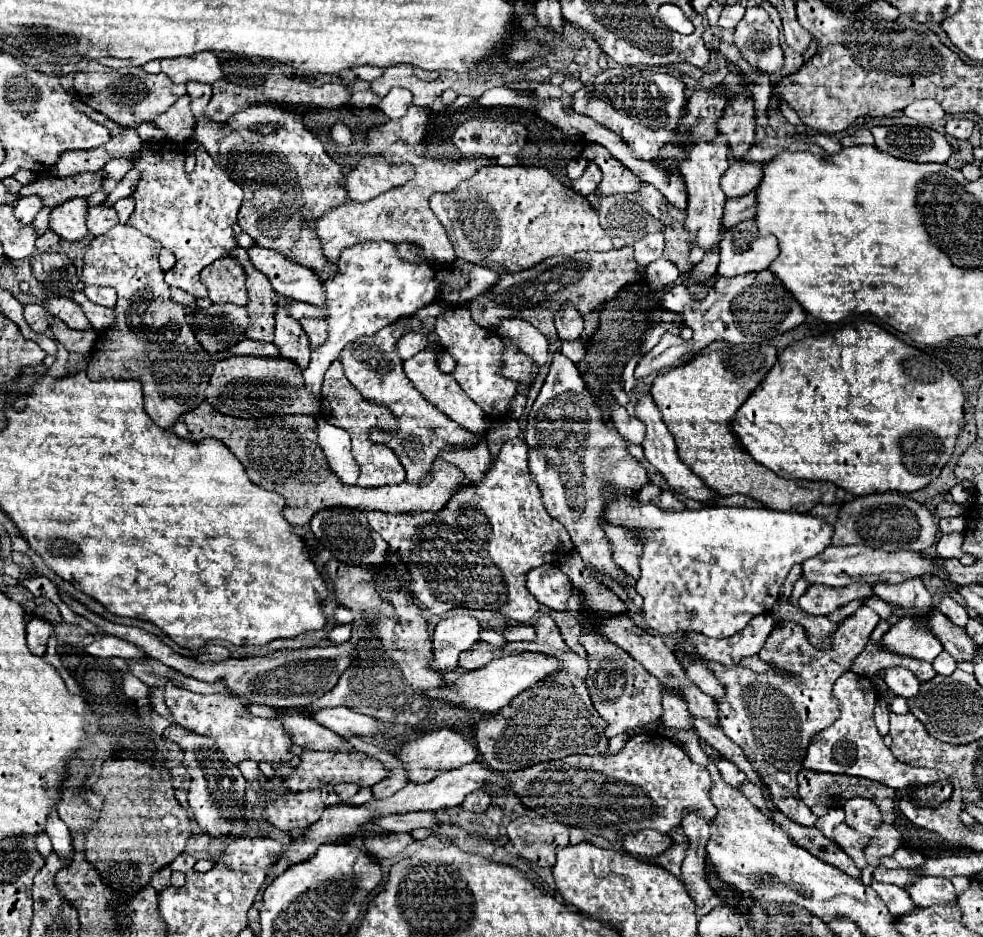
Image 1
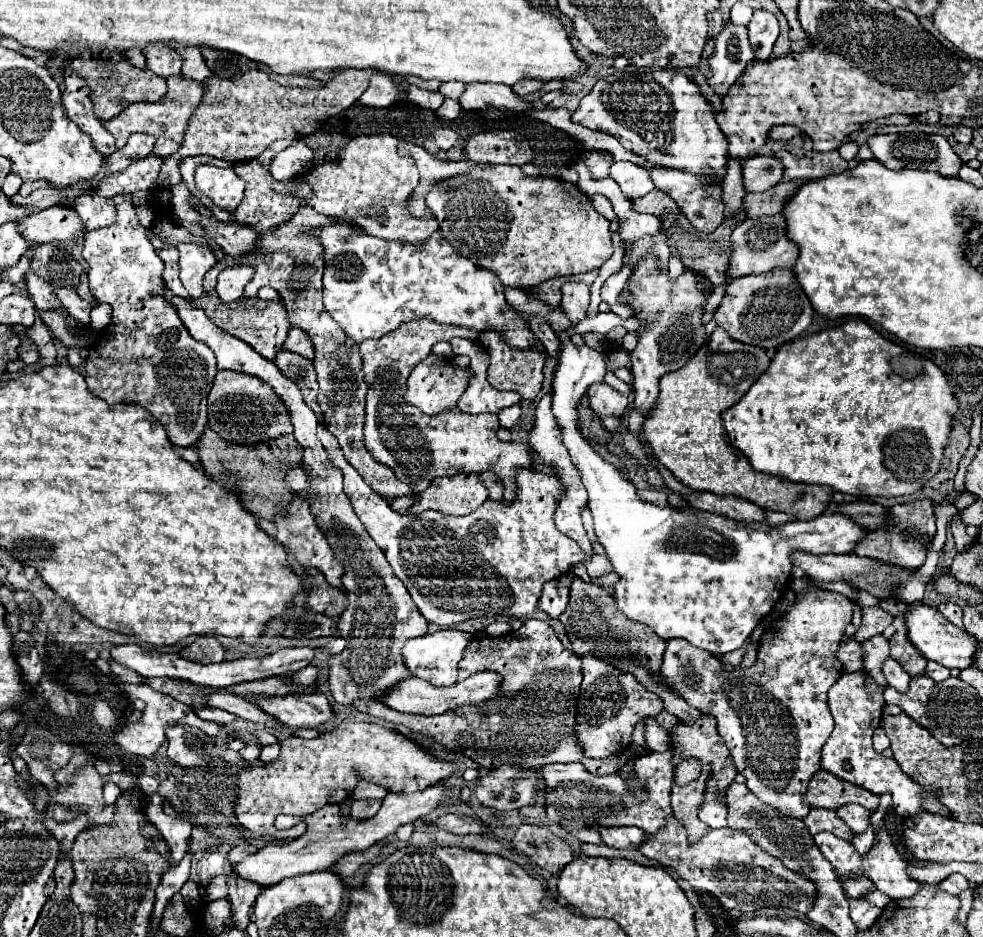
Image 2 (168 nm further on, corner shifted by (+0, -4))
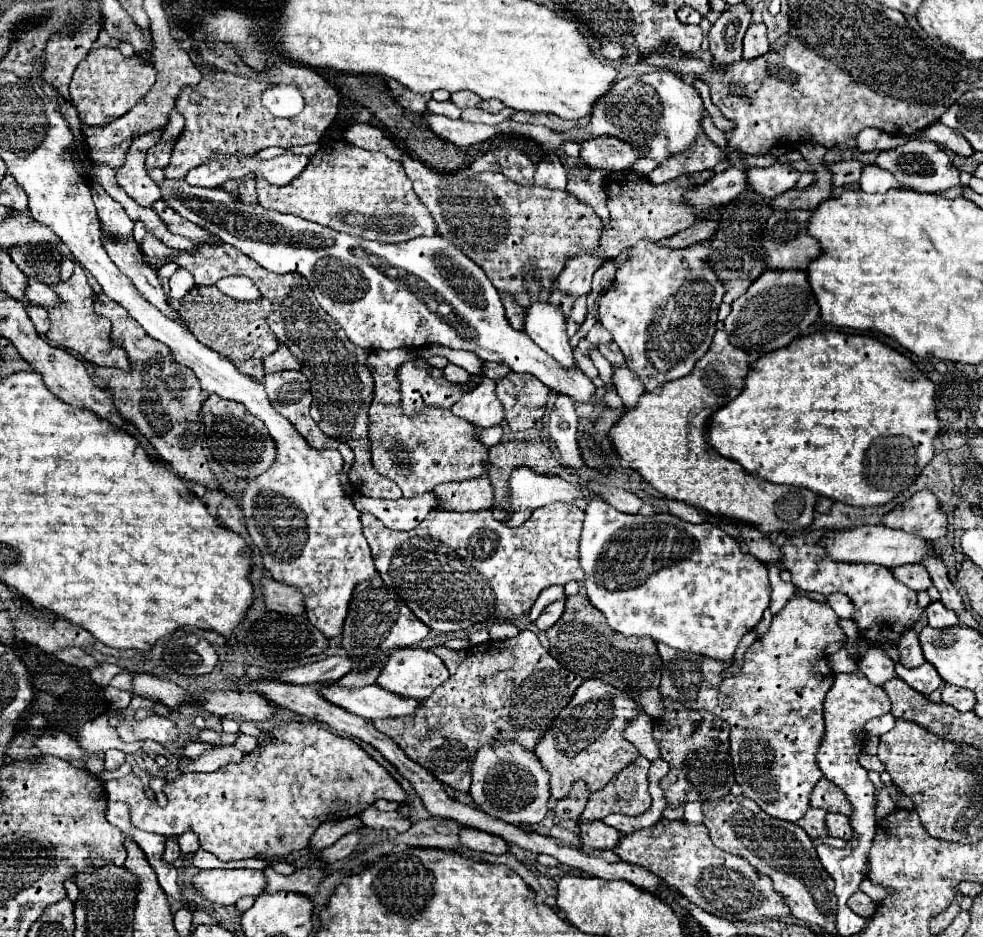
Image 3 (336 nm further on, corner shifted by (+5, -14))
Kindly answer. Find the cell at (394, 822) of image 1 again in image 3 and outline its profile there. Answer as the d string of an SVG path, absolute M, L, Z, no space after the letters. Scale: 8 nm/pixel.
M461 827L459 841L461 841L461 845L465 845L473 851L485 851L485 853L493 853L493 855L501 855L507 851L507 843L501 837L479 831L479 829Z

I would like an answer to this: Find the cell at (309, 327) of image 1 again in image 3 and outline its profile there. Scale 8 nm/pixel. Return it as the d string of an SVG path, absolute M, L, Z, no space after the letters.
M279 345L279 349L275 351L275 355L269 355L265 359L265 371L273 373L273 371L287 371L287 369L301 369L299 361L291 355L289 347Z

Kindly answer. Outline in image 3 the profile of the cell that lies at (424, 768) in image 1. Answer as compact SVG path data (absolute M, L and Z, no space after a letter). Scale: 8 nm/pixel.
M283 721L279 727L269 731L277 741L259 741L259 747L245 755L241 763L231 763L215 773L185 773L173 783L163 787L167 795L167 807L159 809L155 801L149 801L141 789L141 781L135 775L127 775L119 781L105 785L107 797L129 803L131 823L143 831L159 833L165 837L177 837L185 831L195 831L201 849L217 855L221 861L247 859L247 857L283 857L291 851L307 847L313 831L325 821L337 821L359 815L367 805L377 799L405 803L405 789L383 769L369 753L365 753L353 739L335 735L319 725L301 725L295 721Z

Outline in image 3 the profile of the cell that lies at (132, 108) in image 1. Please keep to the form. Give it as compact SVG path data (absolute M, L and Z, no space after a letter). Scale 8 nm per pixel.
M91 49L89 55L77 65L69 85L71 101L79 111L81 123L89 127L107 125L125 115L151 91L151 87L155 85L155 75L157 71L153 67L141 67L141 63L137 63L137 57L127 59L119 49Z

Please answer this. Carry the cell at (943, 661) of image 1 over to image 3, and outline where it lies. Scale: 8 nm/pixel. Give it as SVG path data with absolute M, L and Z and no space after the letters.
M895 663L895 671L897 677L901 677L907 685L911 685L923 695L931 695L941 685L941 677L931 663L923 663L917 669L905 669L901 663Z

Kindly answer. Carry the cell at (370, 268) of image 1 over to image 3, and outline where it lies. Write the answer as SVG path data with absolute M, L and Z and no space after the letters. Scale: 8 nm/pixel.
M165 179L163 183L159 183L159 187L161 187L161 193L163 193L163 199L167 201L167 205L169 207L173 207L179 215L183 215L185 219L189 219L191 223L197 223L197 225L201 225L201 227L205 227L207 231L211 231L213 235L217 235L221 241L225 241L225 243L229 243L229 245L233 245L233 247L237 247L237 249L241 249L247 257L251 257L251 259L255 259L261 267L265 267L265 269L269 269L269 271L273 271L273 273L289 273L289 271L295 271L295 273L301 273L307 281L309 281L309 285L311 285L311 289L313 289L313 293L315 293L315 297L317 297L317 301L319 301L319 305L323 307L323 311L325 313L329 313L343 329L345 329L345 333L347 333L347 337L349 337L349 341L353 343L353 345L357 345L357 347L361 347L361 349L365 349L365 351L375 351L375 349L399 349L399 347L409 347L409 345L415 345L415 347L425 347L425 345L431 345L431 343L437 343L437 345L445 345L445 347L453 347L453 349L465 349L465 351L473 351L473 353L477 353L483 361L495 361L495 363L503 363L503 365L507 365L511 371L515 371L515 373L531 373L531 375L535 375L541 383L545 383L549 389L553 389L553 391L565 391L565 395L569 395L569 397L573 397L575 401L581 401L581 403L595 403L595 385L591 383L591 379L583 373L583 371L561 371L561 367L557 367L557 363L539 347L539 345L535 345L533 343L533 339L527 335L527 333L521 333L521 331L515 331L511 325L509 325L509 321L507 321L507 317L505 317L505 307L503 307L503 303L501 303L501 297L499 297L499 293L497 293L497 289L493 287L493 283L489 281L489 277L485 275L485 271L481 271L481 267L477 267L471 259L467 259L461 251L457 251L457 247L451 247L451 243L445 243L445 239L441 239L439 235L433 235L433 237L417 237L417 239L413 239L413 241L405 241L405 243L393 243L393 245L387 245L387 243L379 243L379 241L365 241L365 239L357 239L357 237L351 237L351 235L347 235L347 233L337 233L335 229L329 229L329 227L323 227L323 225L317 225L317 223L311 223L311 221L305 221L305 219L301 219L301 217L295 217L295 215L283 215L283 213L277 213L277 211L269 211L269 209L263 209L261 205L257 205L257 207L245 207L245 205L241 205L241 201L237 201L237 199L233 199L225 189L205 189L205 187L193 187L193 185L187 185L185 181L171 181L171 179Z

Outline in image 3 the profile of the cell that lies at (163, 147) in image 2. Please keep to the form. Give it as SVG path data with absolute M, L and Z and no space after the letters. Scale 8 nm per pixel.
M173 109L169 123L167 123L165 131L161 133L161 141L171 141L173 137L179 137L181 131L183 131L183 119L181 119L181 115Z

